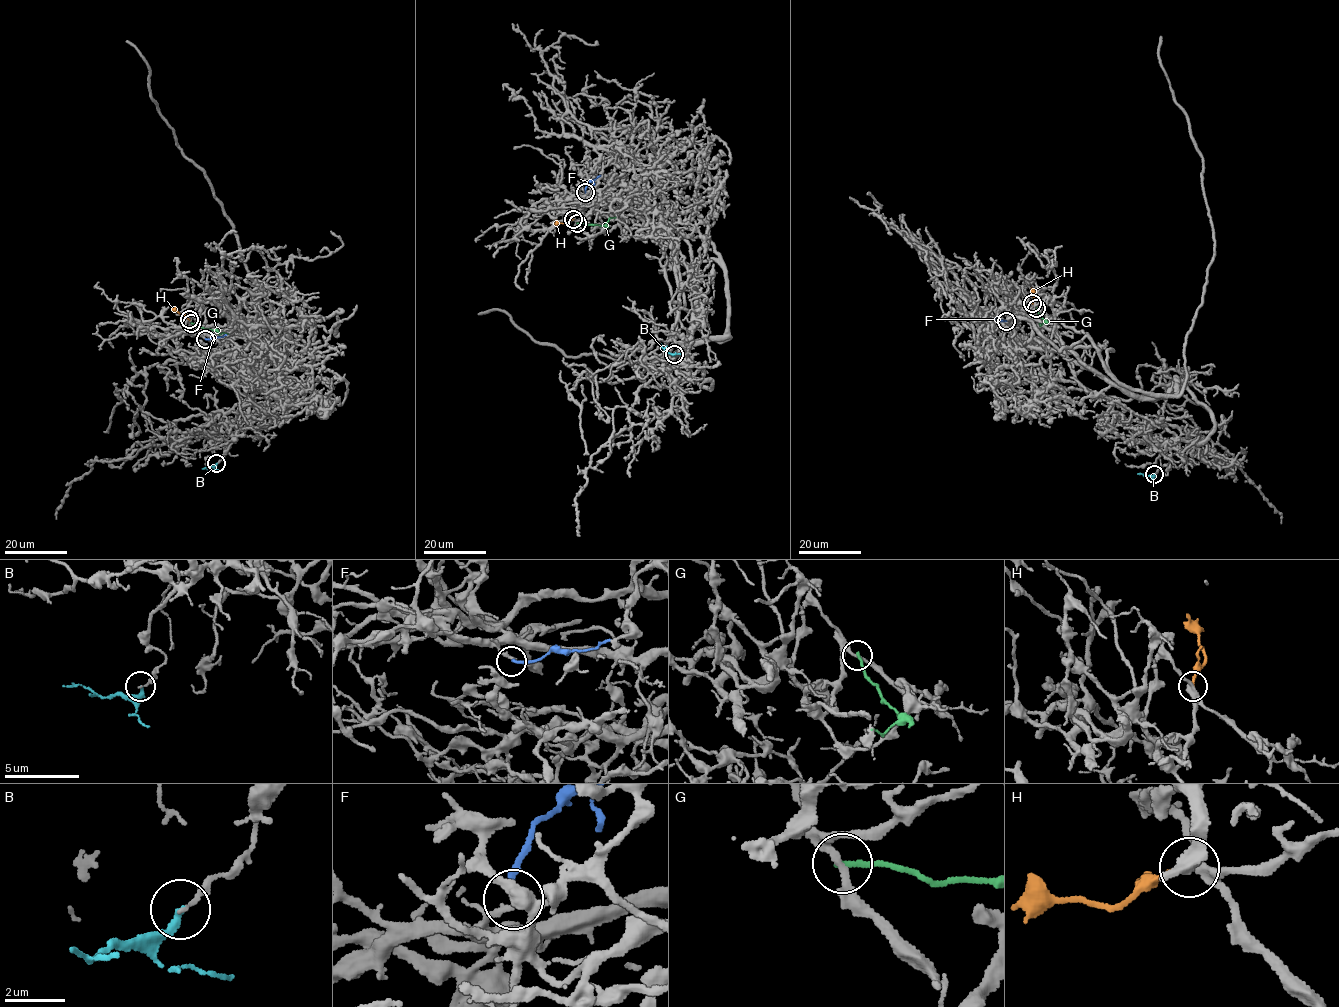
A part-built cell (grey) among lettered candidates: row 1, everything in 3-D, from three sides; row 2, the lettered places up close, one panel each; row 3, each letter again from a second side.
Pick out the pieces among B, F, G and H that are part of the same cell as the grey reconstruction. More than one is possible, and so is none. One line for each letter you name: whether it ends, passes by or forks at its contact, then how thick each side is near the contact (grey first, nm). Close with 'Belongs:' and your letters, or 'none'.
Belongs: none

